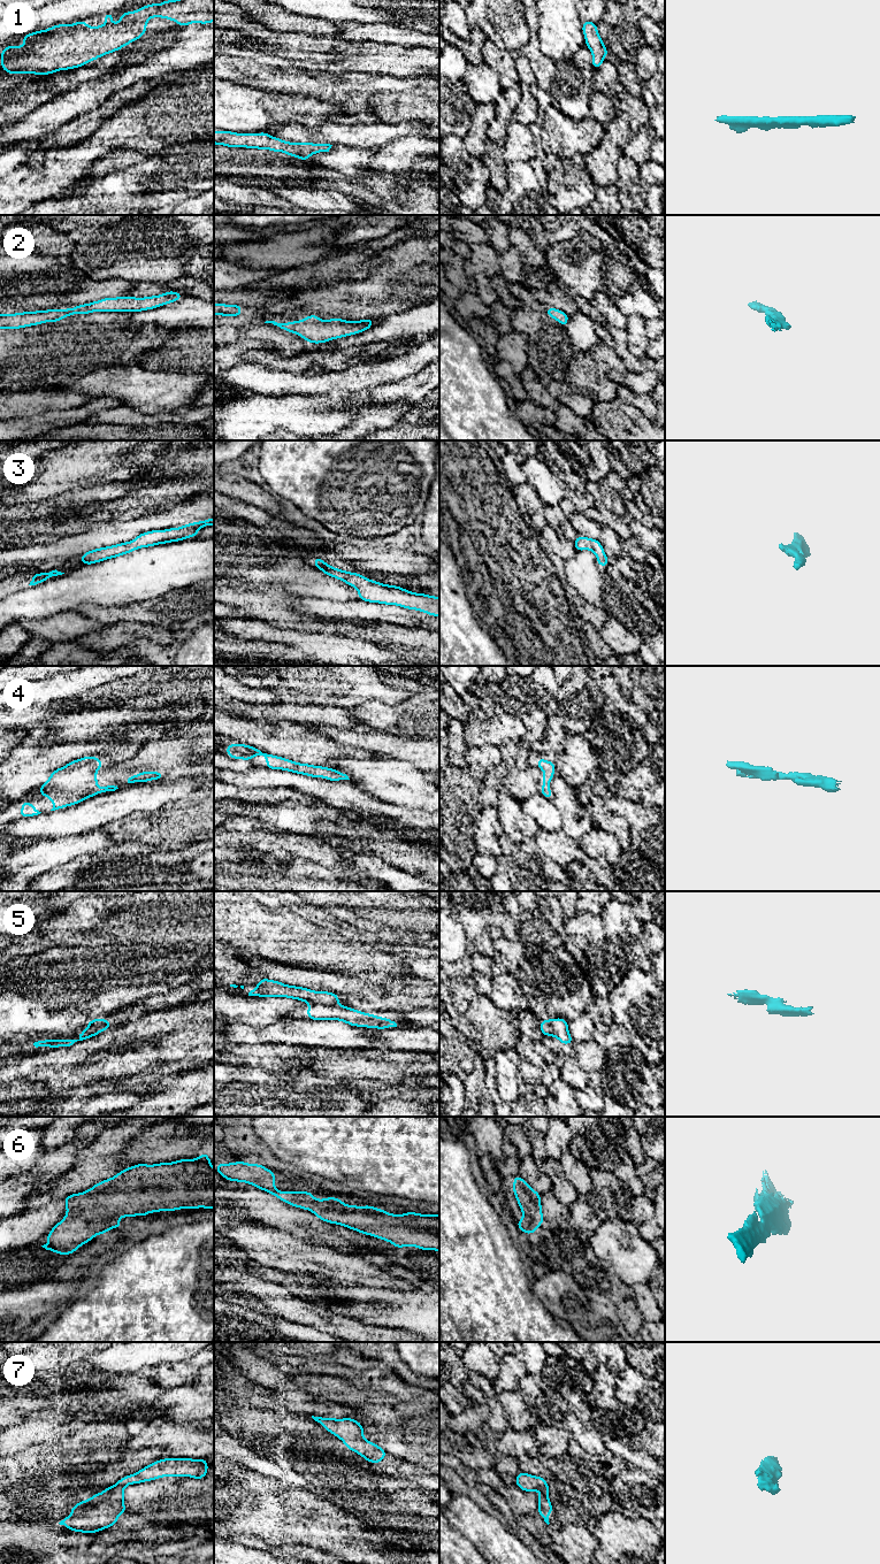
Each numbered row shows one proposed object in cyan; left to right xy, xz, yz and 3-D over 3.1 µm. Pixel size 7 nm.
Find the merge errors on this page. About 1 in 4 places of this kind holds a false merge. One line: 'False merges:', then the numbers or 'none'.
False merges: 5

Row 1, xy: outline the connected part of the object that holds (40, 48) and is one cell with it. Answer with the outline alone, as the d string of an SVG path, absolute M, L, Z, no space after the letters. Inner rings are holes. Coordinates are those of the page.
M166 0L159 5L150 3L138 10L121 14L121 21L116 24L112 23L113 16L114 13L105 14L102 18L108 23L100 26L89 26L85 21L78 20L76 24L56 24L47 30L21 36L24 40L22 47L9 45L1 51L1 69L10 75L51 75L59 70L79 68L138 40L146 33L147 21L152 17L171 20L179 26L194 22L202 25L214 22L214 0Z

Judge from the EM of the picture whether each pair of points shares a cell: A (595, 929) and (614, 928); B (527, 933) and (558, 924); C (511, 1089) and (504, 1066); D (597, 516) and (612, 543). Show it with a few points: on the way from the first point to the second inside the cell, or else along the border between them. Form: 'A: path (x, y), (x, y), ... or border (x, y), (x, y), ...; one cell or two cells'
A: border (598, 915), (606, 933); two cells
B: path (535, 932), (550, 930); one cell
C: path (507, 1083), (504, 1072); one cell
D: border (602, 524), (611, 527), (621, 537); two cells

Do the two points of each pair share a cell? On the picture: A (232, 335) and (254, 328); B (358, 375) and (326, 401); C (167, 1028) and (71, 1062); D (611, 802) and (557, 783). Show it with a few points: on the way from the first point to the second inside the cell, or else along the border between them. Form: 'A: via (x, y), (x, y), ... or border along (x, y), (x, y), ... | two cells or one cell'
A: via (238, 332), (249, 331) | one cell
B: border along (350, 392), (334, 388), (322, 395), (315, 395) | two cells
C: via (143, 1032), (109, 1035), (96, 1048) | one cell
D: border along (574, 788), (578, 798), (588, 806) | two cells

